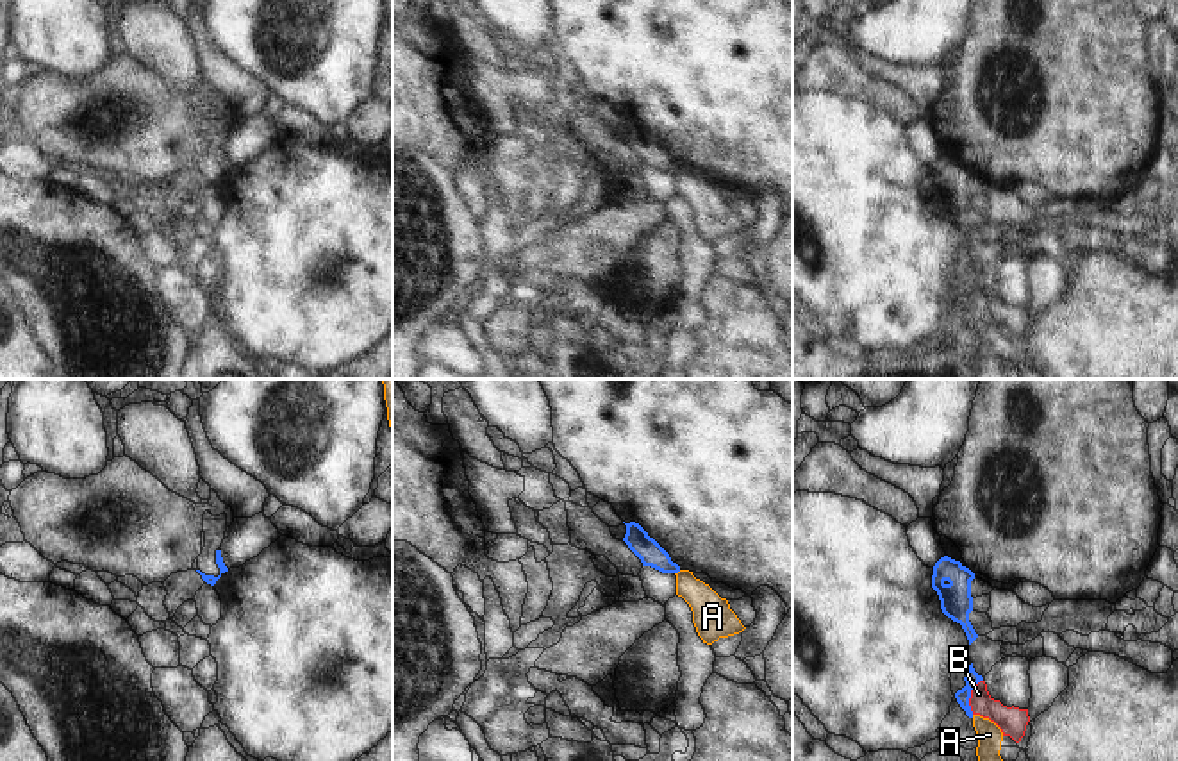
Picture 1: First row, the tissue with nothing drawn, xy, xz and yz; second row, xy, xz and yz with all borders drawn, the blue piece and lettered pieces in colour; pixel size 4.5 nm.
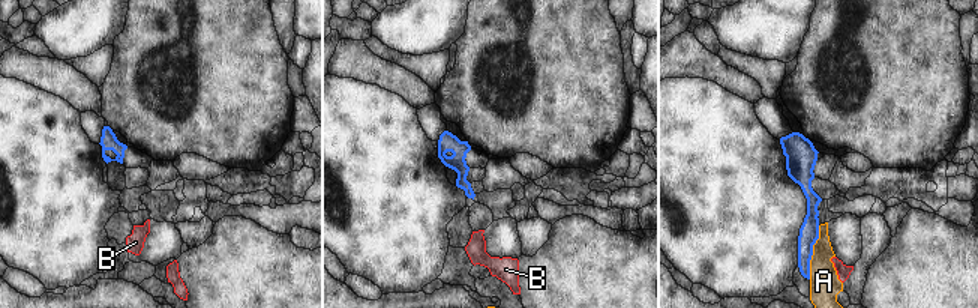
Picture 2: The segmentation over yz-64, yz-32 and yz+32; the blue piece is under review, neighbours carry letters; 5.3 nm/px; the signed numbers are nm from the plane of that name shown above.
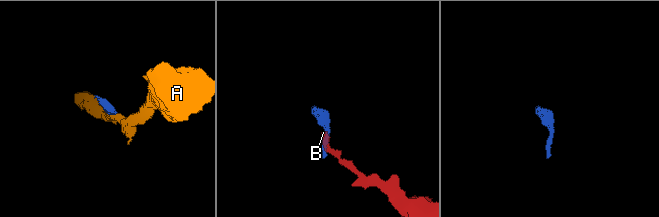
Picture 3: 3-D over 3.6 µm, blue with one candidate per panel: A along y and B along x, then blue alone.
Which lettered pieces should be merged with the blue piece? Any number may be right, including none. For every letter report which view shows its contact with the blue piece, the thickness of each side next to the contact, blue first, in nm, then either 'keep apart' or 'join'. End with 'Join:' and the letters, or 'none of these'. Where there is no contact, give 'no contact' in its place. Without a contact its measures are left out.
A: meets blue in xz; 110 nm thick on the blue side, 180 nm on the other; keep apart
B: meets blue in yz; 70 nm thick on the blue side, 130 nm on the other; keep apart
Join: none of these

